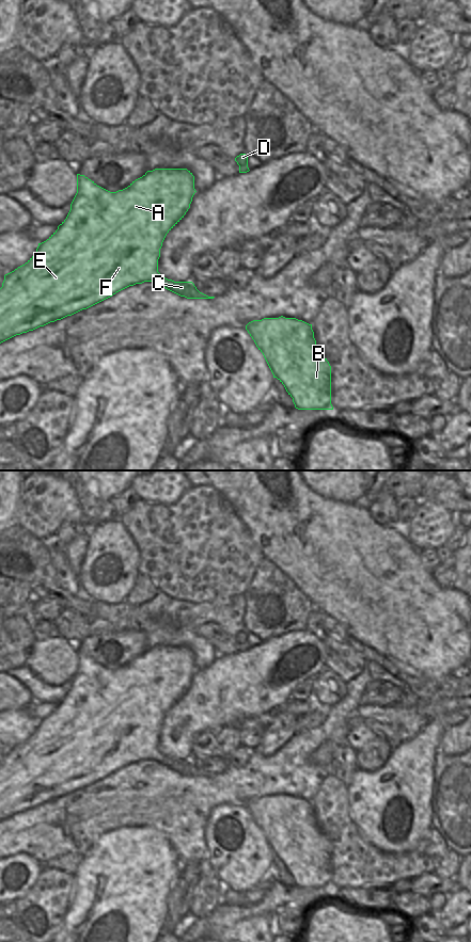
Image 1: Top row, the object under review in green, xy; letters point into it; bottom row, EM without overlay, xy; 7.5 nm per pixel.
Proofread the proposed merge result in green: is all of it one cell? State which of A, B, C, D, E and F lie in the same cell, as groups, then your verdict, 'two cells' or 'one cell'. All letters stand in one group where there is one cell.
A B C D E F | one cell

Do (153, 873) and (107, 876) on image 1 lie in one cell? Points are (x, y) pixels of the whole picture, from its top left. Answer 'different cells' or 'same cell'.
same cell

